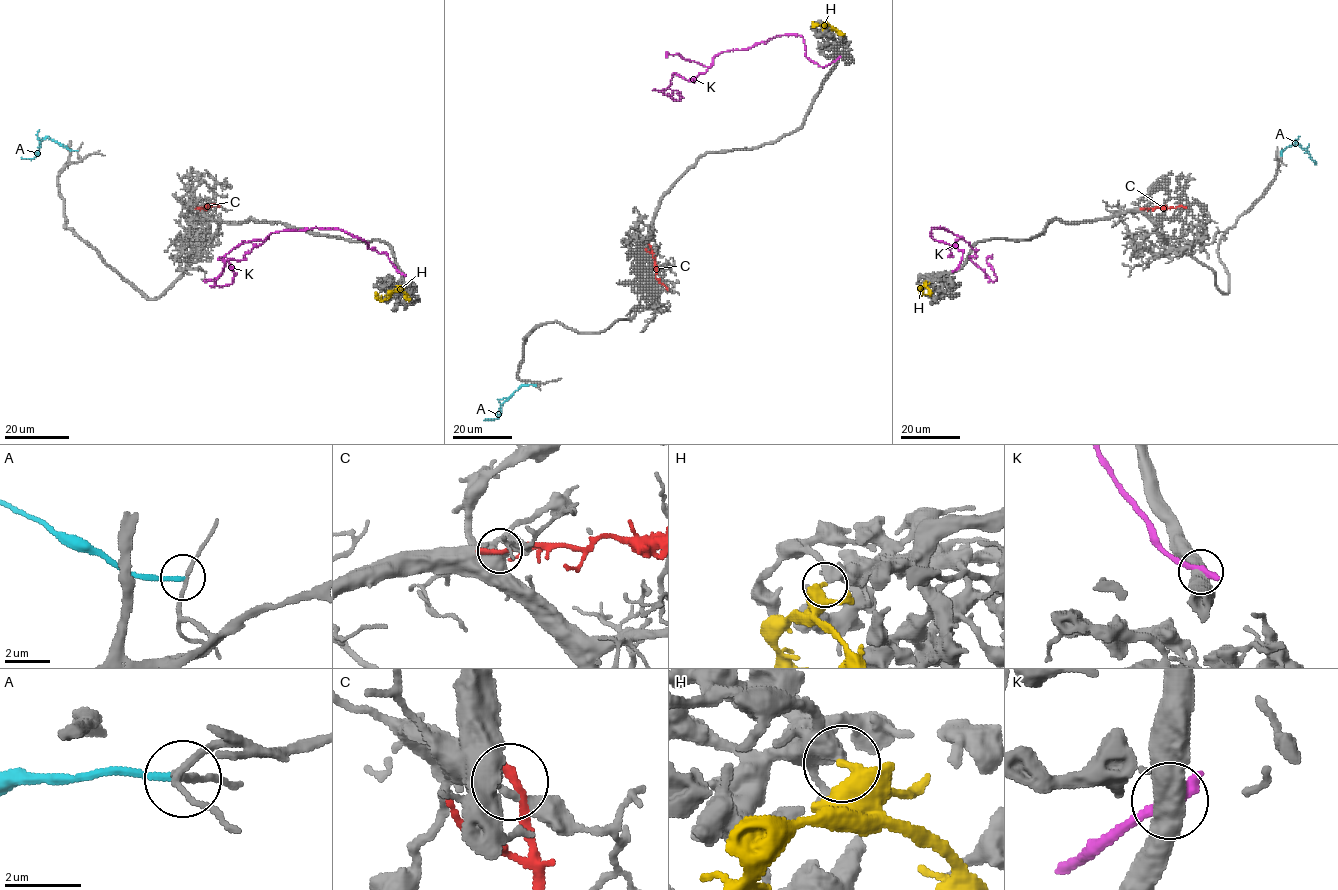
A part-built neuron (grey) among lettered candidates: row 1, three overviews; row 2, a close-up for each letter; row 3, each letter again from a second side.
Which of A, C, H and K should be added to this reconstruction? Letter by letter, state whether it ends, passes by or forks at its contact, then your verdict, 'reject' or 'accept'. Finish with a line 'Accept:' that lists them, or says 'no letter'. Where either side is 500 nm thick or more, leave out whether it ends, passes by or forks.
A: it ends there; reject
C: it ends there; reject
H: it ends there; accept
K: reject
Accept: H

